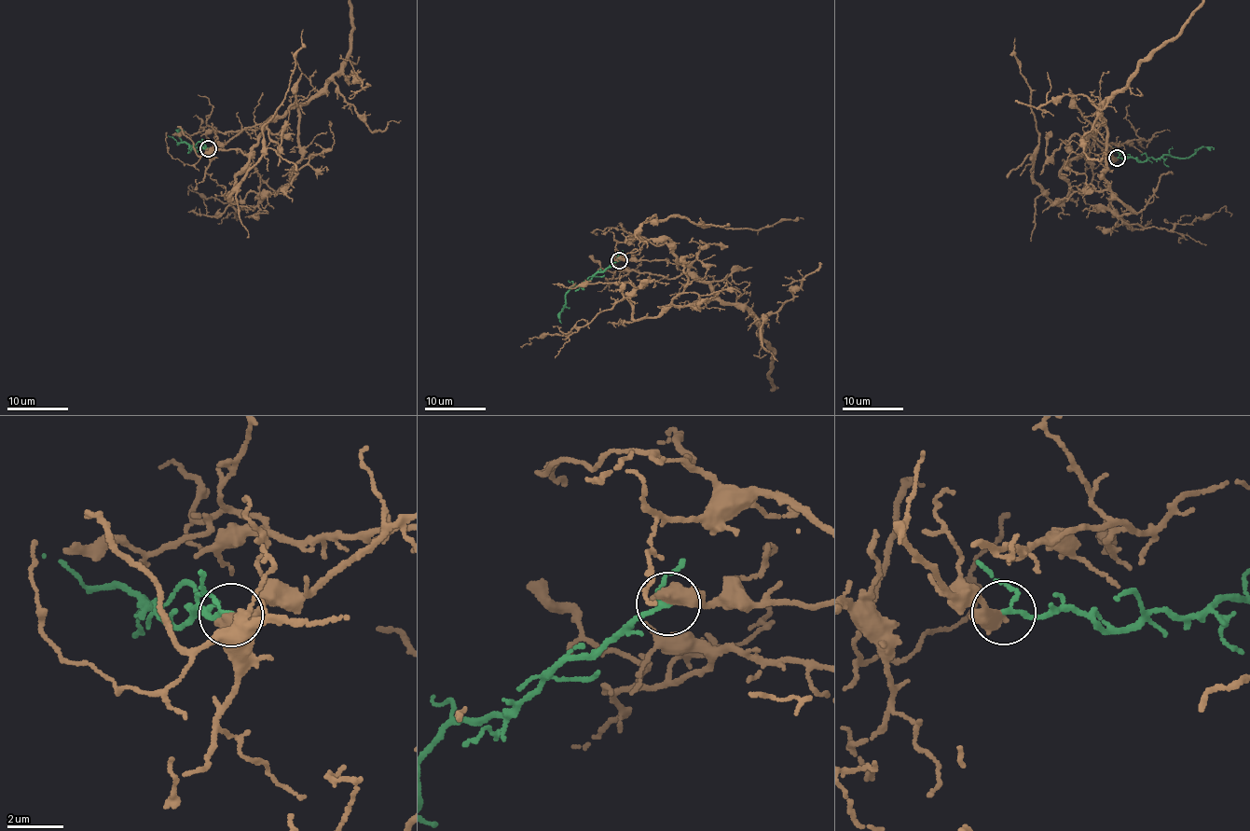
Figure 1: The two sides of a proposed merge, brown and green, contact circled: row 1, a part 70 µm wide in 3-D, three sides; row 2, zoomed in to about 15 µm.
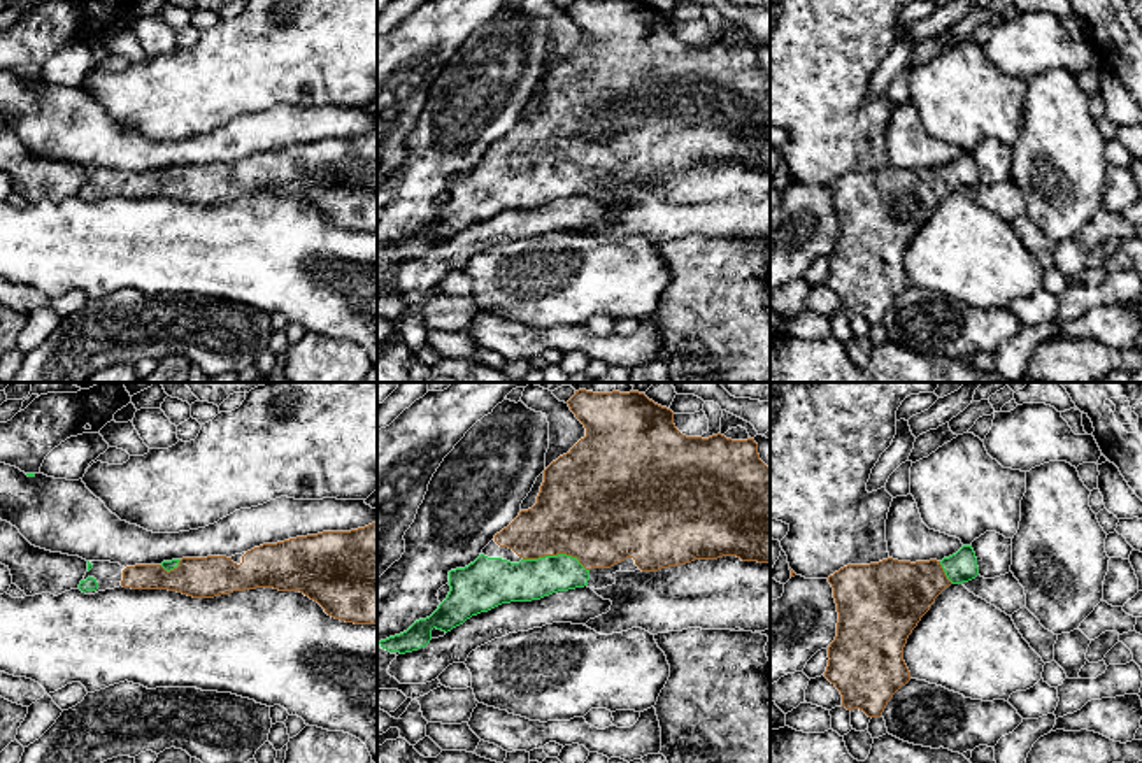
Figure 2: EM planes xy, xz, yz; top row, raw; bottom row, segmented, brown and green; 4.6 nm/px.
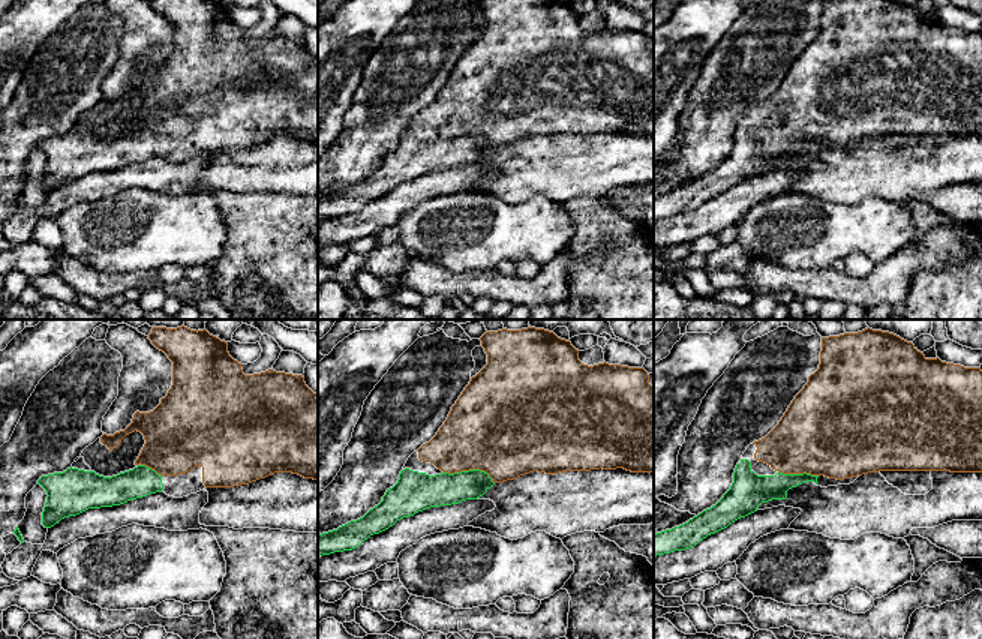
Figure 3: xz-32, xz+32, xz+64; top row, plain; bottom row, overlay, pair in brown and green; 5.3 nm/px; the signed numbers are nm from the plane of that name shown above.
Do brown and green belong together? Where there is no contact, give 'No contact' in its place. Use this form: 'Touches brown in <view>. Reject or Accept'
Touches brown in xz. Accept

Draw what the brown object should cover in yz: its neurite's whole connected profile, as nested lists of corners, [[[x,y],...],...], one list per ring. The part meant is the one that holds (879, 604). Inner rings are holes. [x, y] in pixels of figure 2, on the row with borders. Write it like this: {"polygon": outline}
{"polygon": [[[963,546],[942,561],[910,563],[888,558],[870,565],[847,565],[830,575],[839,623],[837,637],[828,647],[824,677],[840,691],[842,707],[881,717],[893,695],[910,681],[903,647],[912,630],[946,588],[968,582],[977,575],[972,546]]]}

